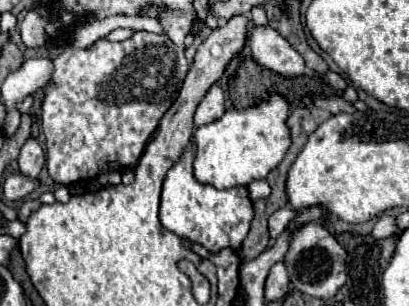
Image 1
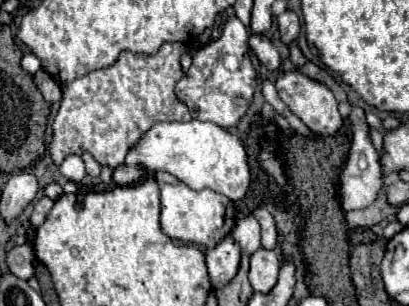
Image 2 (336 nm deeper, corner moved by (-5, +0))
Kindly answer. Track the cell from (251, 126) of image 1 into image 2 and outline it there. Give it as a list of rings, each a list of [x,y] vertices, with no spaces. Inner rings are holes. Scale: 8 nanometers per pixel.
[[[202,120],[154,124],[154,128],[150,128],[146,136],[134,144],[134,148],[130,148],[124,164],[114,168],[112,180],[118,186],[130,186],[142,182],[148,174],[158,170],[174,174],[192,190],[210,188],[228,196],[232,202],[244,198],[250,186],[250,168],[242,142],[228,130]]]

